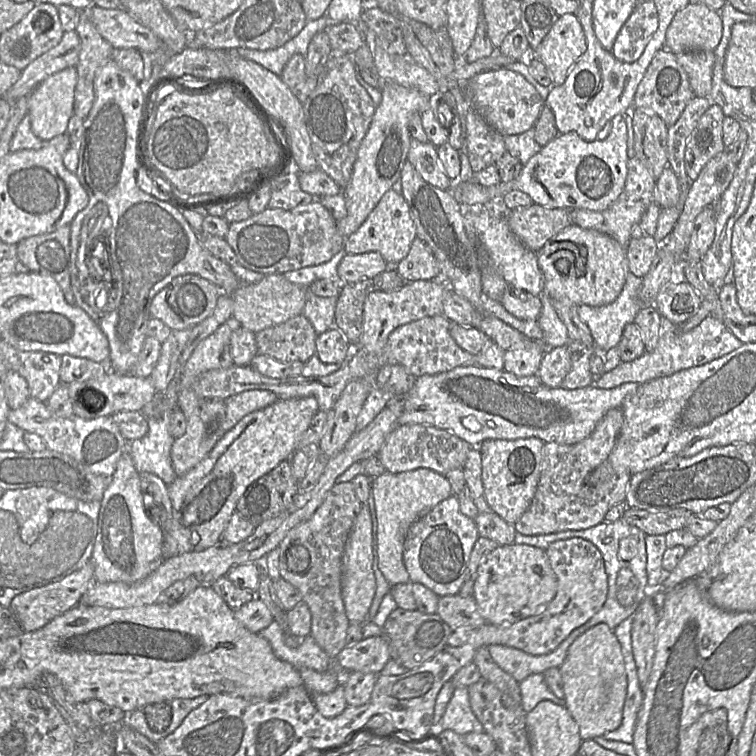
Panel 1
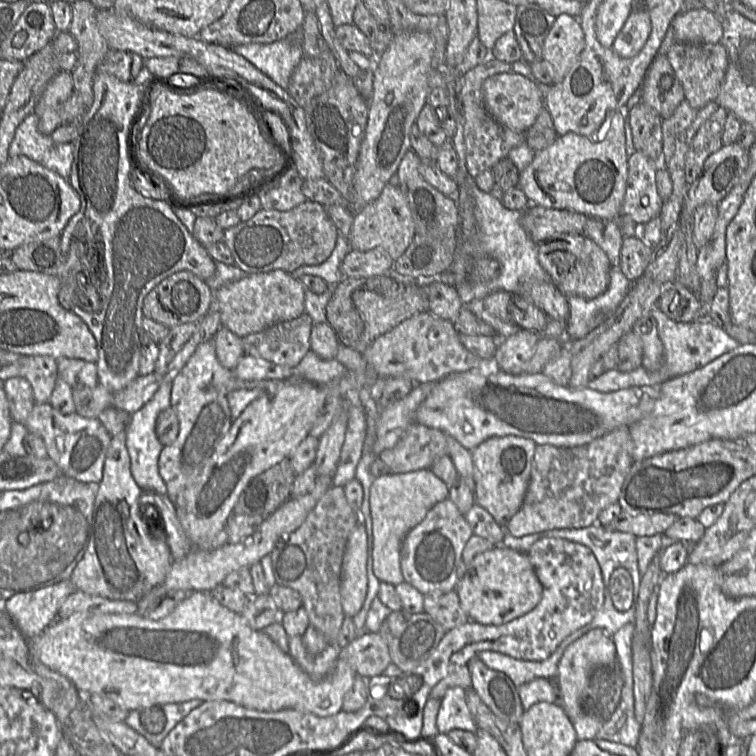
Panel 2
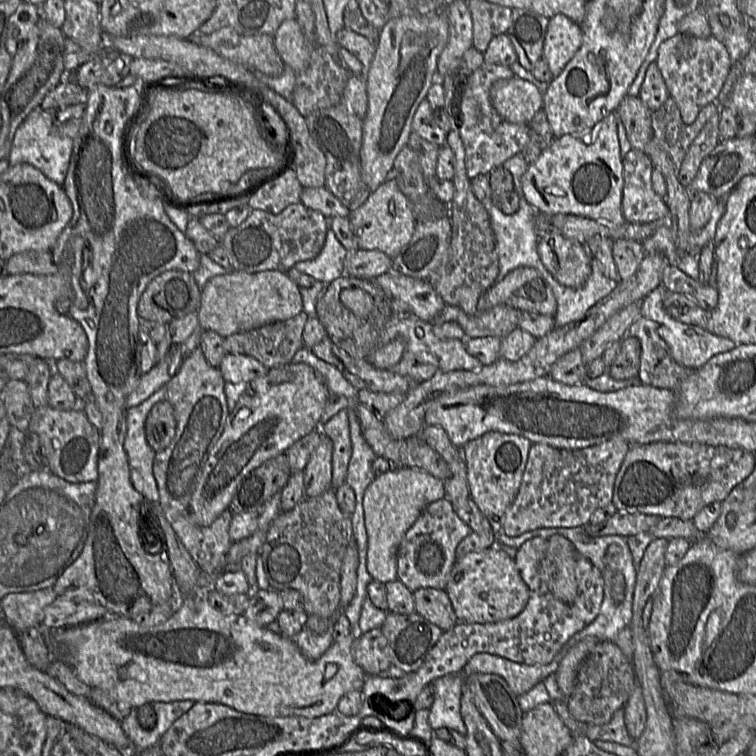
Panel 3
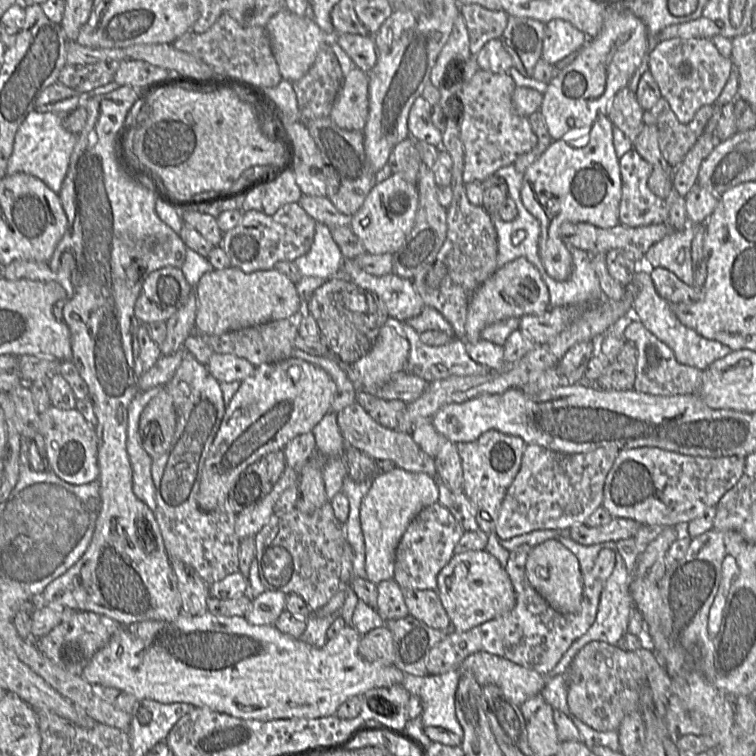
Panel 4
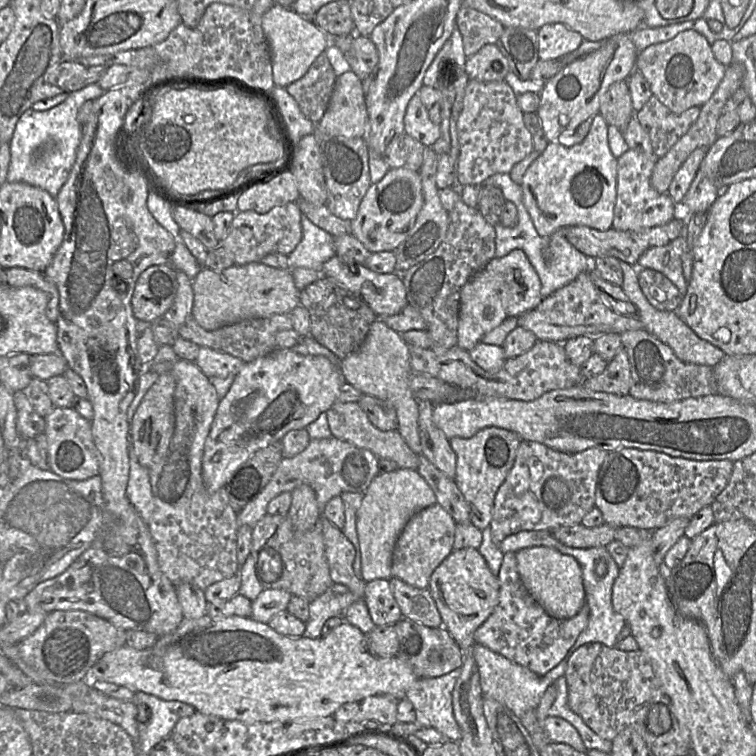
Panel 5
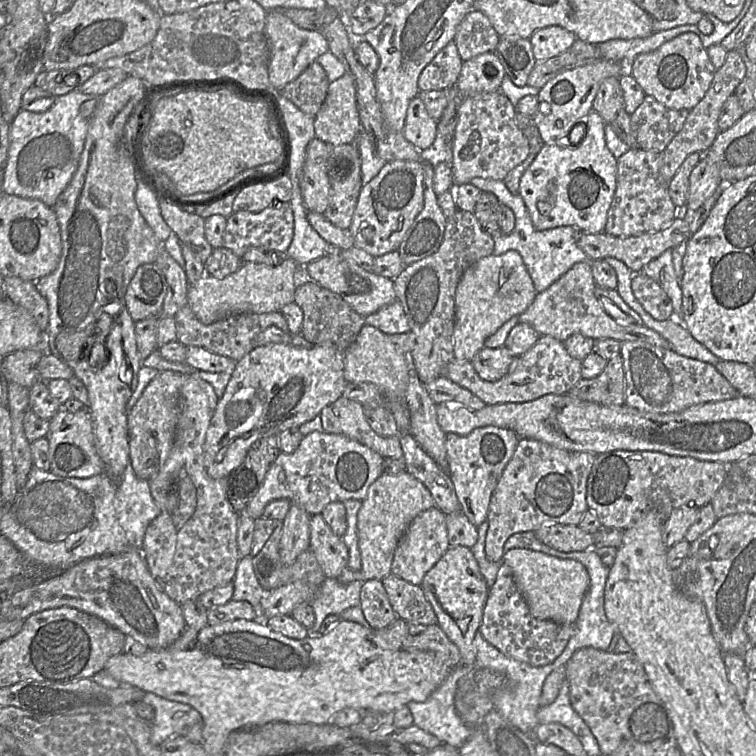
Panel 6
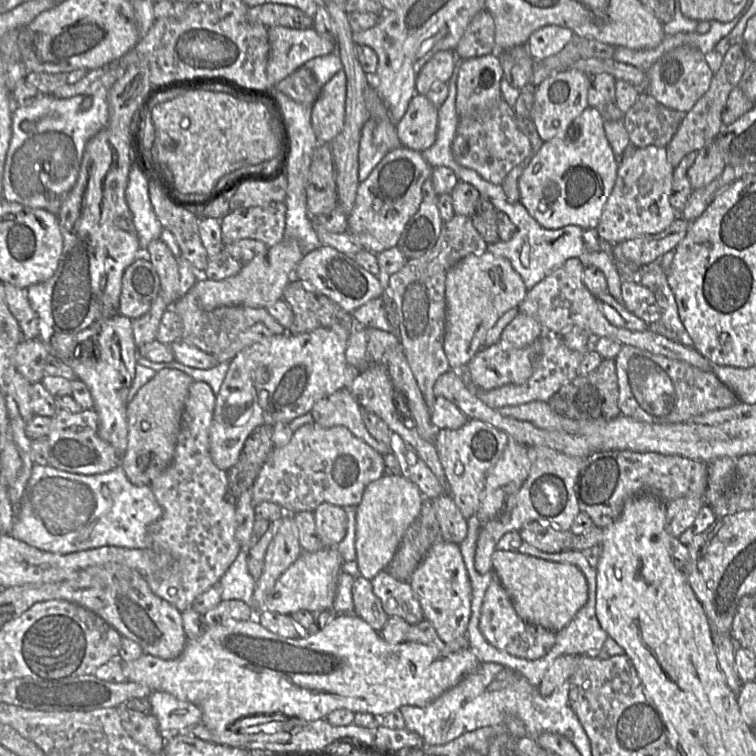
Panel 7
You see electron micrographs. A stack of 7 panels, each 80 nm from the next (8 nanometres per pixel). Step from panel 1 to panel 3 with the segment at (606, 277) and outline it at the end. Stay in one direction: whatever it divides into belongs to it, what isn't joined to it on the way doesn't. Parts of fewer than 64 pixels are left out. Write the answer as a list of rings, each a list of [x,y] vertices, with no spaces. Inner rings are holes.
[[[559,232],[543,233],[540,235],[537,250],[541,262],[548,272],[560,284],[580,288],[591,274],[592,256],[585,245],[568,238],[565,238]]]

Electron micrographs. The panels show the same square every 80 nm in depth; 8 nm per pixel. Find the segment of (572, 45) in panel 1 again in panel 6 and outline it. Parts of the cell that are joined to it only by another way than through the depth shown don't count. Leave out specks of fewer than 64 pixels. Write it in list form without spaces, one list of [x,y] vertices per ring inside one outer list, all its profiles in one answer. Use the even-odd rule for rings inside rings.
[[[552,25],[537,30],[529,39],[535,59],[543,61],[569,49],[576,40],[576,36],[561,26]]]

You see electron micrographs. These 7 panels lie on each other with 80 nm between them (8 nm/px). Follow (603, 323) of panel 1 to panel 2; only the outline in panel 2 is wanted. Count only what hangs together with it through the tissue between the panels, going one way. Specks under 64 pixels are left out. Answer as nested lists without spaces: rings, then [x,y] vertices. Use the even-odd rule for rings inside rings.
[[[620,266],[610,270],[607,290],[593,299],[566,296],[569,303],[569,317],[565,323],[565,338],[577,340],[612,316],[626,297],[632,282],[622,273]]]

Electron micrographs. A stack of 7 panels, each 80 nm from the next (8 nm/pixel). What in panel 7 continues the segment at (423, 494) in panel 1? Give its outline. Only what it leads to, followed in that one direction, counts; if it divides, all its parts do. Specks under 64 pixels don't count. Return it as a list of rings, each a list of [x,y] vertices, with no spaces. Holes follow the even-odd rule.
[[[384,474],[366,486],[356,515],[356,561],[362,577],[371,580],[386,570],[404,534],[420,513],[424,498],[418,487],[401,474]]]

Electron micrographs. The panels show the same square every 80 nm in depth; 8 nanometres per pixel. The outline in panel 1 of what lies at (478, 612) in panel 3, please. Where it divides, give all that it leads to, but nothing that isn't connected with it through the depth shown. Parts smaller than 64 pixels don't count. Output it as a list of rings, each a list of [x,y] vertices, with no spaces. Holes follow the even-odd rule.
[[[527,545],[498,546],[481,561],[475,574],[473,598],[487,623],[506,625],[542,611],[555,597],[557,578],[545,550]]]

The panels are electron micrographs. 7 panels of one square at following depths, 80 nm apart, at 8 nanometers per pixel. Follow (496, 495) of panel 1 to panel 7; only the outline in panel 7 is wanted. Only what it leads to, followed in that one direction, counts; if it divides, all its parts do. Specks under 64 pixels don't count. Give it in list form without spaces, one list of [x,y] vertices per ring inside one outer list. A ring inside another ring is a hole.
[[[473,418],[456,430],[439,429],[434,446],[447,480],[449,494],[466,519],[474,516],[486,474],[499,461],[509,440],[505,432]]]

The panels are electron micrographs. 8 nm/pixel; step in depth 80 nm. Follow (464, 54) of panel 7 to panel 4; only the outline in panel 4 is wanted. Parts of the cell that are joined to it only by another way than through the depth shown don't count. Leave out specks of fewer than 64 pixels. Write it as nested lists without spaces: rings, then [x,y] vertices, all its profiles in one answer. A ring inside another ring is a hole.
[[[478,4],[459,6],[470,42],[470,53],[475,56],[492,39],[500,38],[507,26],[509,16],[503,11],[494,11]]]

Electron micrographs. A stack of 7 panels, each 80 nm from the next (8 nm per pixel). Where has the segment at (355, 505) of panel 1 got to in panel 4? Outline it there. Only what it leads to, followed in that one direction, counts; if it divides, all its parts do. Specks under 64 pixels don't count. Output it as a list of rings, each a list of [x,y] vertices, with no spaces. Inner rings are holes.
[[[329,500],[312,513],[294,508],[282,515],[273,514],[254,536],[260,580],[266,590],[298,594],[315,612],[342,588],[341,554],[345,542],[345,523],[335,517]]]

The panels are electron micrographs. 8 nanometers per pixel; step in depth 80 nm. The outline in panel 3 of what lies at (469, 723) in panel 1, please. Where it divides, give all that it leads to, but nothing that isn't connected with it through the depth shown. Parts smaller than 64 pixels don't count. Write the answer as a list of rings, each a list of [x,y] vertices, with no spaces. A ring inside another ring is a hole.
[[[450,673],[432,681],[434,701],[429,708],[429,725],[433,730],[451,728],[466,735],[466,726],[460,713],[464,673]]]

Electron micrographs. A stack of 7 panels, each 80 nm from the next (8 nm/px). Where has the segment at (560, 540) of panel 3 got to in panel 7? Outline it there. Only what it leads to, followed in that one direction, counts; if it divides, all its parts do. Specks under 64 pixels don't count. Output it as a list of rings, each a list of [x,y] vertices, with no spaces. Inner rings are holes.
[[[495,550],[492,571],[506,590],[515,611],[525,622],[558,632],[566,627],[588,598],[587,580],[574,565]]]

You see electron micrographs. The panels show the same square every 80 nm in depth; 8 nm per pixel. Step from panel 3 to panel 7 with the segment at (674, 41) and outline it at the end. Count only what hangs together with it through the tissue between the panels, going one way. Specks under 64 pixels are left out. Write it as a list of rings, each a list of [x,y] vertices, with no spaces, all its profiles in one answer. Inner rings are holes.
[[[680,46],[666,53],[648,69],[646,91],[660,104],[682,113],[689,112],[709,89],[713,72],[705,60],[705,54],[692,46]]]

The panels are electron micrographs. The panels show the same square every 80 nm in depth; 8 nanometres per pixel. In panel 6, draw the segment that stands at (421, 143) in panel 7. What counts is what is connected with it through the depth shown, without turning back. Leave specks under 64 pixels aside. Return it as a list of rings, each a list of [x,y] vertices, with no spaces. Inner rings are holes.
[[[419,95],[409,103],[402,133],[407,141],[422,151],[435,140],[437,121],[428,114]]]

